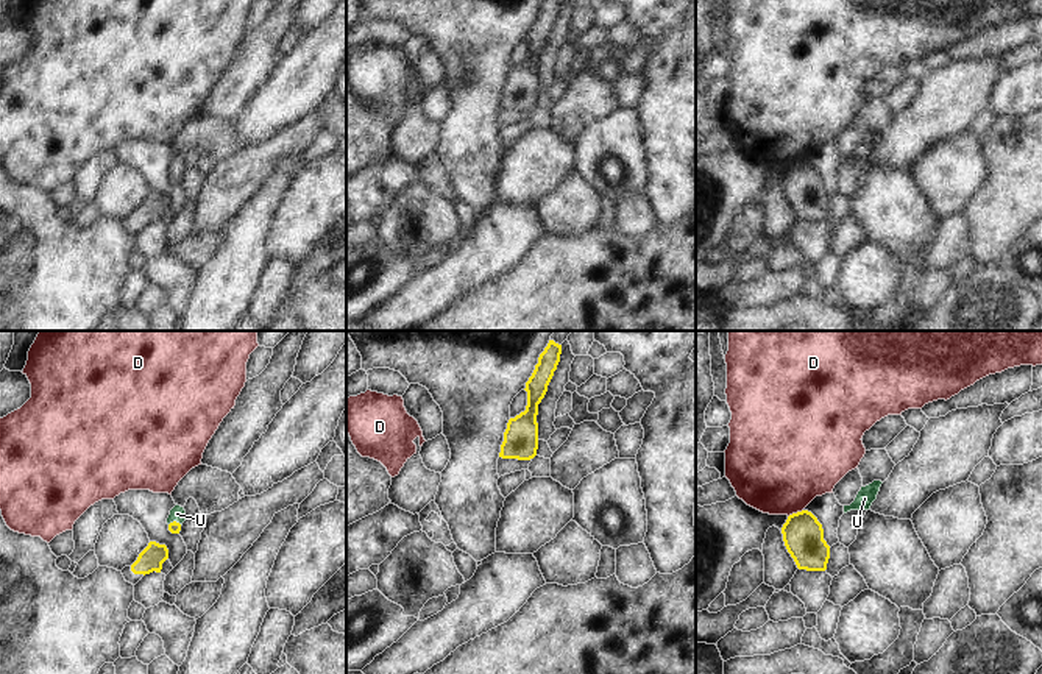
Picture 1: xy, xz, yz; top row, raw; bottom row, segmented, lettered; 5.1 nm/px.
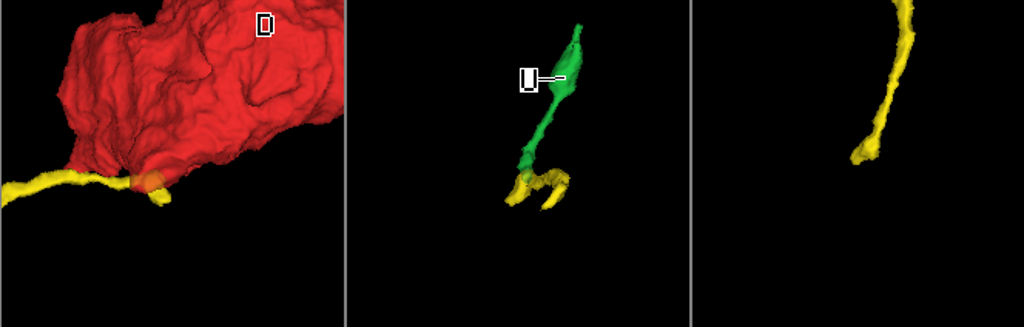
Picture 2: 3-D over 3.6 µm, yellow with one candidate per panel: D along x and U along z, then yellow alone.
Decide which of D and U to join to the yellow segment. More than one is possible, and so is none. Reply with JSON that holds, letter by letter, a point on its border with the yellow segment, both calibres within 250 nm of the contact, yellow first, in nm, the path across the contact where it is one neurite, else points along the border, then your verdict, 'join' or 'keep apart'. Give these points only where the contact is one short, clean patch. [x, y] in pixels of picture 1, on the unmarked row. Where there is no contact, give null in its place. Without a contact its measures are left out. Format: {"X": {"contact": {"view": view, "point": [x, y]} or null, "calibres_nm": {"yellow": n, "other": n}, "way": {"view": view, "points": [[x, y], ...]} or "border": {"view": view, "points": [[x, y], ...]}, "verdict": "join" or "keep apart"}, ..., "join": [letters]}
{"D": {"contact": {"view": "yz", "point": [794, 164]}, "calibres_nm": {"yellow": 200, "other": 480}, "border": {"view": "yz", "points": [[802, 159], [788, 167]]}, "verdict": "keep apart"}, "U": {"contact": {"view": "xy", "point": [175, 172]}, "calibres_nm": {"yellow": 60, "other": 80}, "way": {"view": "xy", "points": [[173, 178], [175, 172], [177, 164]]}, "verdict": "join"}, "join": ["U"]}

